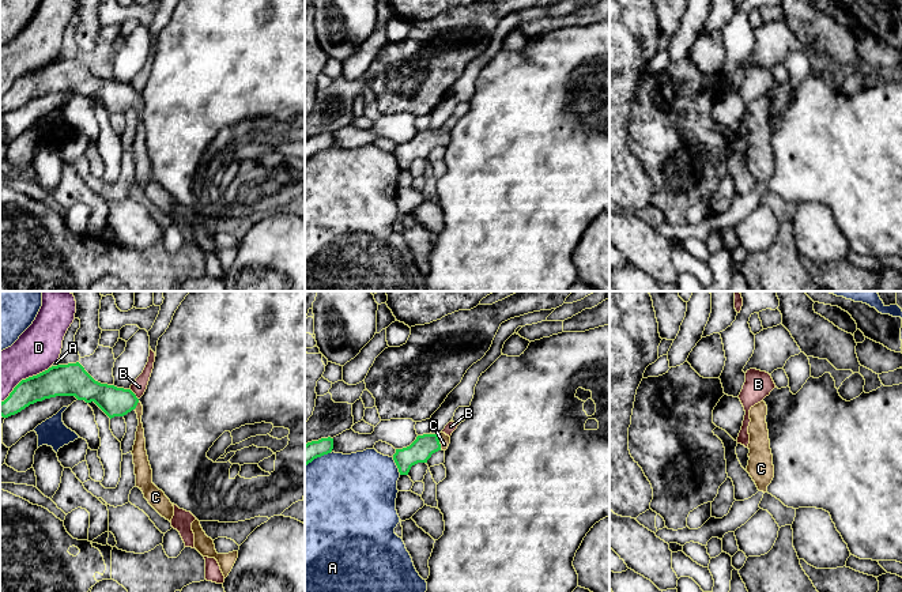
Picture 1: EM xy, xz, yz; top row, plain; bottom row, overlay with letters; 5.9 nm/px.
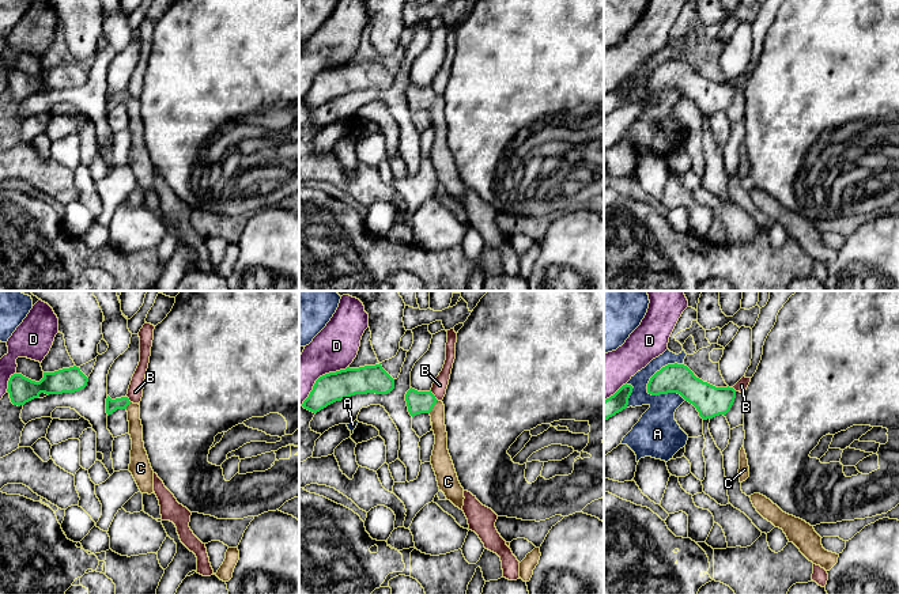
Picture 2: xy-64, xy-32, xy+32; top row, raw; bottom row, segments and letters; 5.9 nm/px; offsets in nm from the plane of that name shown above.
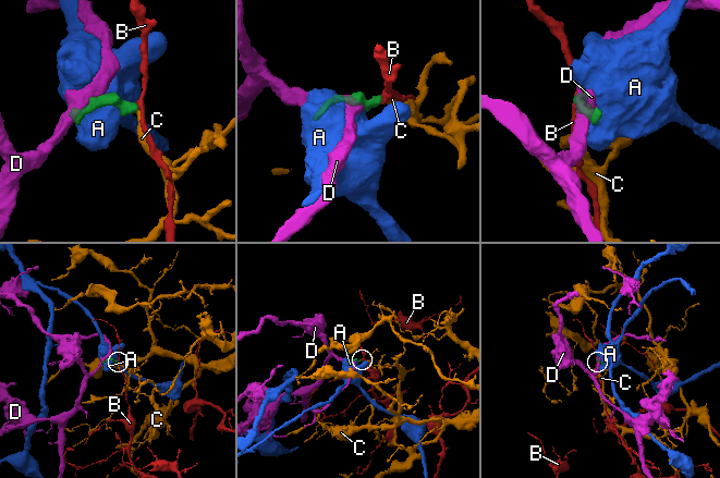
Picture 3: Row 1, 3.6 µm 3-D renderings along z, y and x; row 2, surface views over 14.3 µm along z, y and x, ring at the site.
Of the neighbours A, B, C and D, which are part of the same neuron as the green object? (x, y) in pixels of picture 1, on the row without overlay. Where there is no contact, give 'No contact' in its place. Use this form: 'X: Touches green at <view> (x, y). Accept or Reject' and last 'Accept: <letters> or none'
A: Touches green at xz (396, 159). Reject
B: Touches green at xy (134, 89). Reject
C: Touches green at xz (438, 136). Accept
D: Touches green at xy (26, 74). Reject
Accept: C

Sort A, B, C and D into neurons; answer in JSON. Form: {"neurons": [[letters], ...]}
{"neurons": [["A"], ["B"], ["C"], ["D"]]}

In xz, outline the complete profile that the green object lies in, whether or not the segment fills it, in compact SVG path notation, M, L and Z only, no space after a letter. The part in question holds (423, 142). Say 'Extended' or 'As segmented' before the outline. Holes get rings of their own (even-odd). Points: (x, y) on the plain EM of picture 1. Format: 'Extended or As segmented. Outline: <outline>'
Extended. Outline: M445 128L423 129L407 143L396 144L393 155L399 163L400 170L408 170L412 161L418 158L427 158L433 148L446 146L450 139L450 132Z

